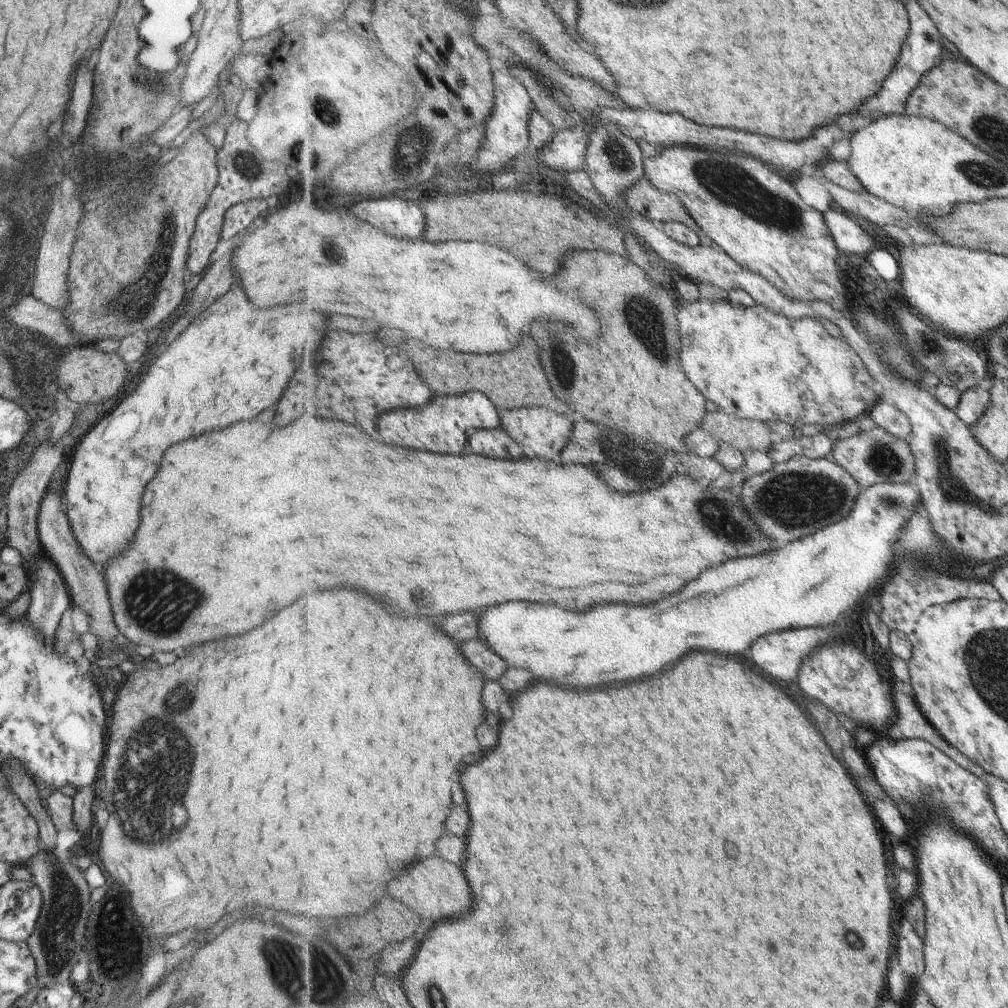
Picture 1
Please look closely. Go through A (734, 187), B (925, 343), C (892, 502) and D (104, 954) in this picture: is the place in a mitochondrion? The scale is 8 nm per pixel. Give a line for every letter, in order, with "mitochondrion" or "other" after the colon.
A: mitochondrion
B: mitochondrion
C: mitochondrion
D: other

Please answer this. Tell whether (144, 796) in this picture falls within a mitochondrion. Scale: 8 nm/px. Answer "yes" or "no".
yes

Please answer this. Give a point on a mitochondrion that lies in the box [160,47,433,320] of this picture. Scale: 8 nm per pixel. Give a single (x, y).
(244, 160)

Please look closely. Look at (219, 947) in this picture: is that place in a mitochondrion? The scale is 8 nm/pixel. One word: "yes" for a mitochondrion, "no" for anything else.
no

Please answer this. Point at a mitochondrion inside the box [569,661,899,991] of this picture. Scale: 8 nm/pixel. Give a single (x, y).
(851, 950)

